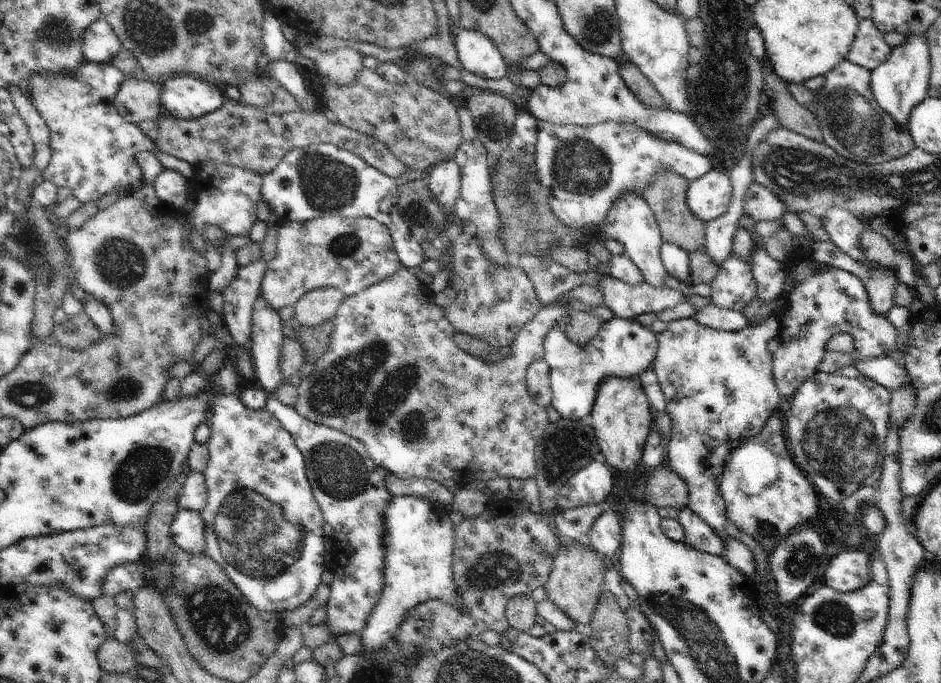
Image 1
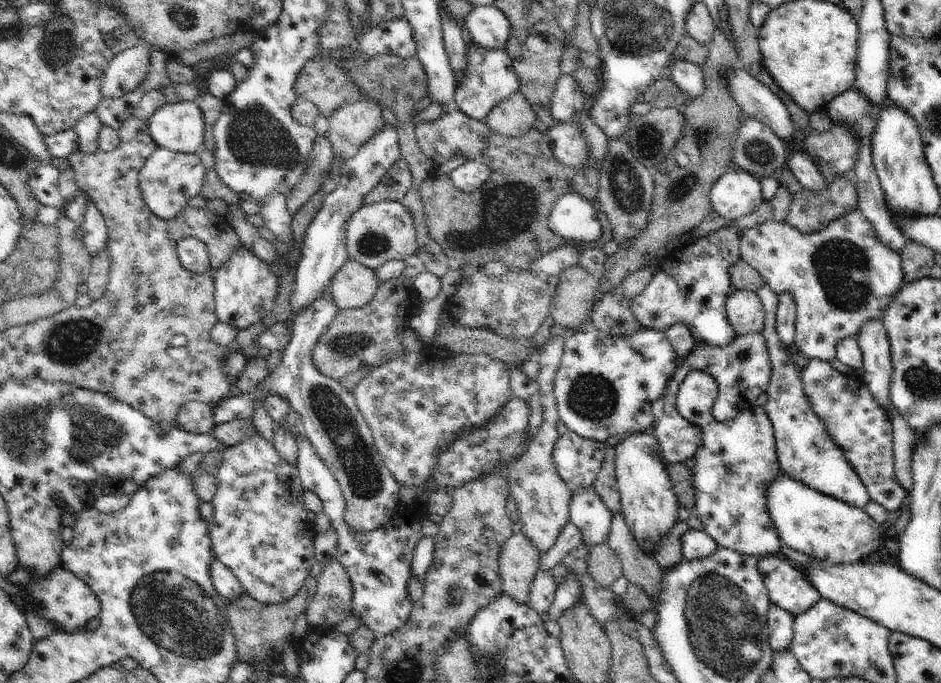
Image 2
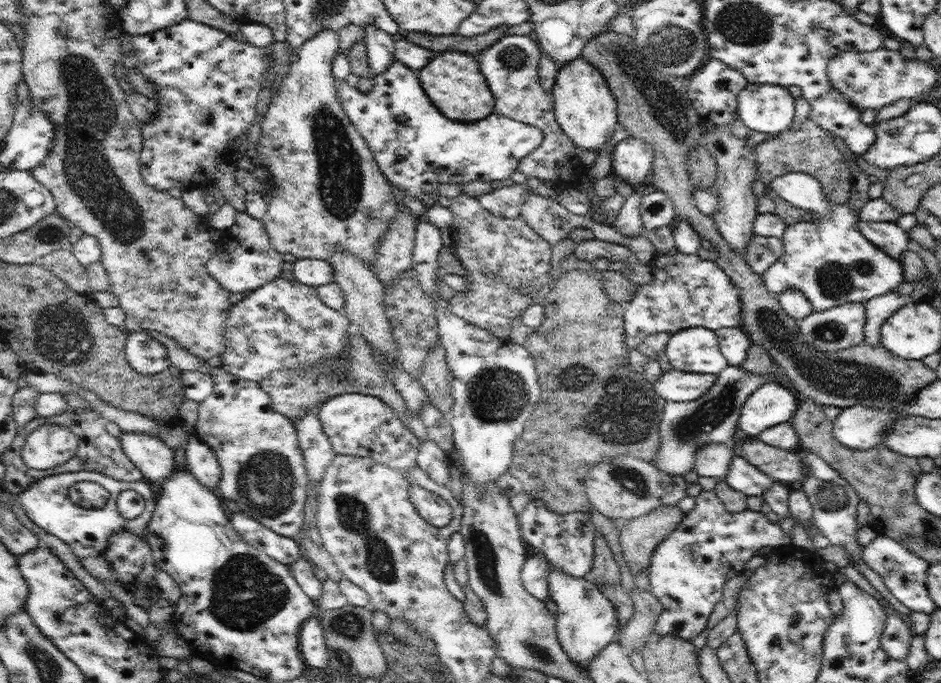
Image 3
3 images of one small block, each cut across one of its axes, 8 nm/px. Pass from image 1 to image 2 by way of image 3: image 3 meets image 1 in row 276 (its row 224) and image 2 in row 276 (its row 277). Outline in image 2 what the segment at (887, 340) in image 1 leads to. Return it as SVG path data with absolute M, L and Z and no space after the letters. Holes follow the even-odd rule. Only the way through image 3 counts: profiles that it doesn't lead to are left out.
M854 208L850 214L832 220L824 230L812 234L798 232L786 222L779 223L774 219L744 228L740 236L740 259L763 276L772 292L779 295L790 292L794 296L796 320L793 342L809 360L830 362L836 356L836 346L840 340L855 337L868 320L883 318L888 304L905 283L900 253L893 252L893 249L878 241L872 222L868 222L860 208Z

